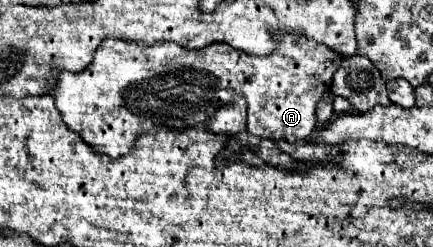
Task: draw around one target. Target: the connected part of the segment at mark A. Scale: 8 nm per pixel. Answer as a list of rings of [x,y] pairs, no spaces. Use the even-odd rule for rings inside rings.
[[[281,31],[279,47],[267,55],[249,55],[241,49],[233,49],[229,45],[211,43],[203,49],[187,49],[177,45],[175,41],[159,41],[157,45],[145,47],[137,41],[113,39],[107,37],[95,51],[95,57],[87,69],[81,73],[61,73],[57,89],[53,97],[57,99],[57,109],[65,121],[65,125],[77,133],[87,145],[95,147],[97,153],[105,153],[109,157],[121,157],[129,153],[137,133],[149,133],[149,129],[185,129],[195,123],[205,123],[211,113],[215,113],[217,105],[233,99],[235,95],[245,97],[249,123],[247,131],[257,137],[285,139],[287,143],[305,141],[315,129],[315,105],[323,97],[325,91],[331,89],[333,73],[337,65],[341,65],[341,55],[333,53],[329,47],[317,43],[307,37],[297,37]],[[177,73],[201,73],[205,77],[205,97],[201,97],[201,105],[197,105],[197,113],[181,113],[181,121],[177,121],[177,101],[173,101],[173,93],[169,93],[169,81],[177,77]]]

